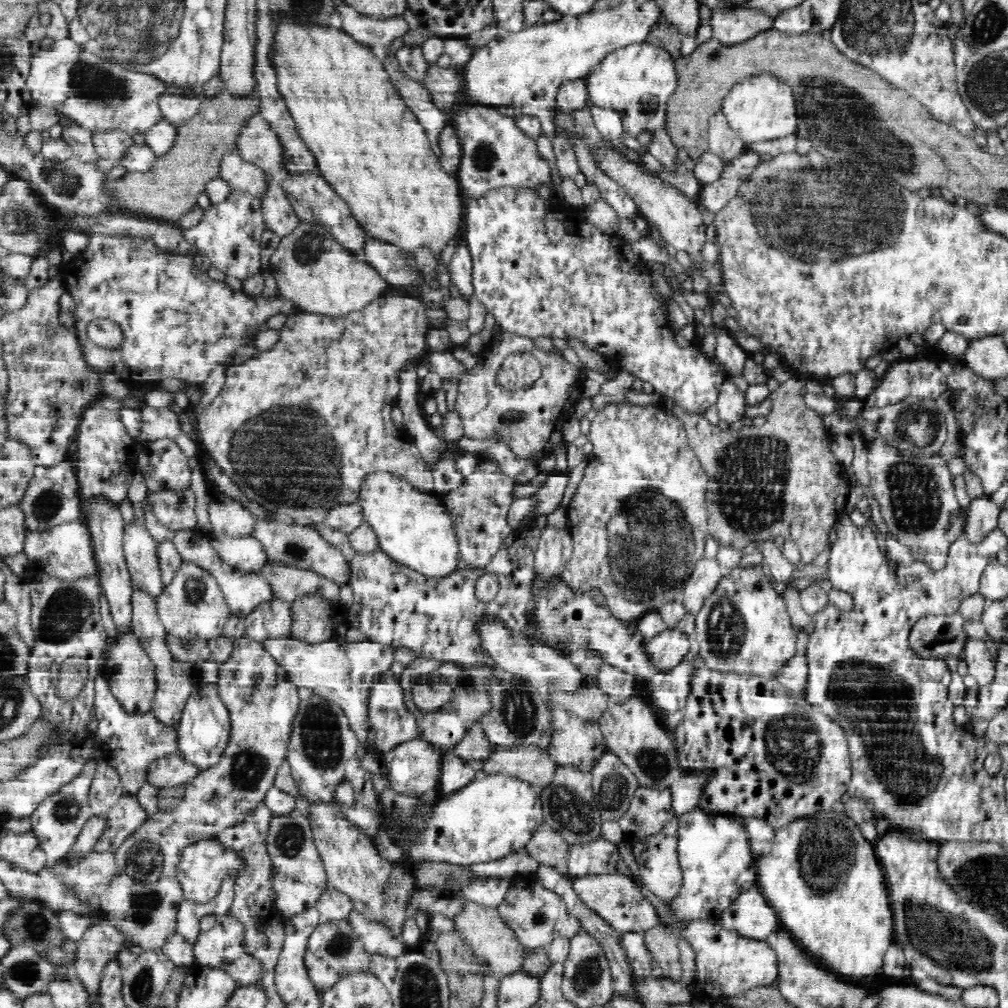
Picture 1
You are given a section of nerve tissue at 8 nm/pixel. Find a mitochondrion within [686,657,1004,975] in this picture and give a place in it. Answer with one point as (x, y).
(928, 928)

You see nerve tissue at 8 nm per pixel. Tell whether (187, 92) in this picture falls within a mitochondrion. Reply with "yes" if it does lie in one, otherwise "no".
no

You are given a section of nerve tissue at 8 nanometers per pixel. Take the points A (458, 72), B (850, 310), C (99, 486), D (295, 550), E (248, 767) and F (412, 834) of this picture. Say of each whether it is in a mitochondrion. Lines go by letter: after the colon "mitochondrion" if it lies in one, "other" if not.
A: other
B: other
C: other
D: mitochondrion
E: mitochondrion
F: mitochondrion

